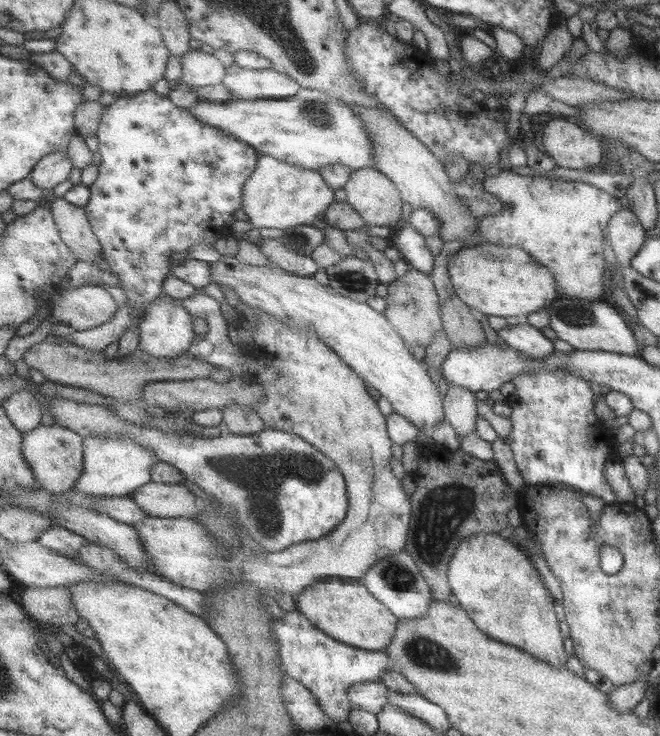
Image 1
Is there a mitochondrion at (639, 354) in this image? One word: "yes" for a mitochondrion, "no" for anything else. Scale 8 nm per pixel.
no

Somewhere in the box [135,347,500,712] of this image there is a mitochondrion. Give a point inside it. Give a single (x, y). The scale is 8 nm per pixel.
(261, 474)

